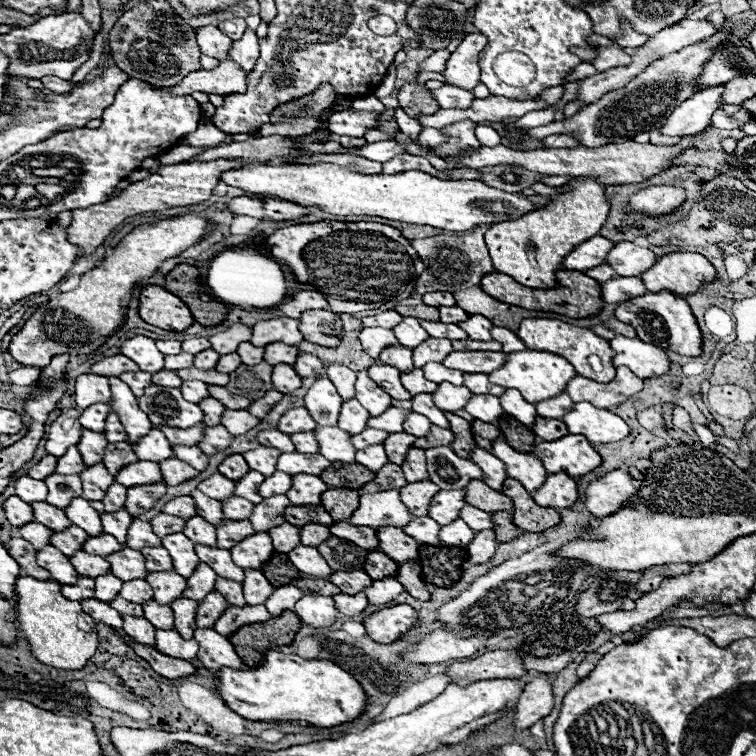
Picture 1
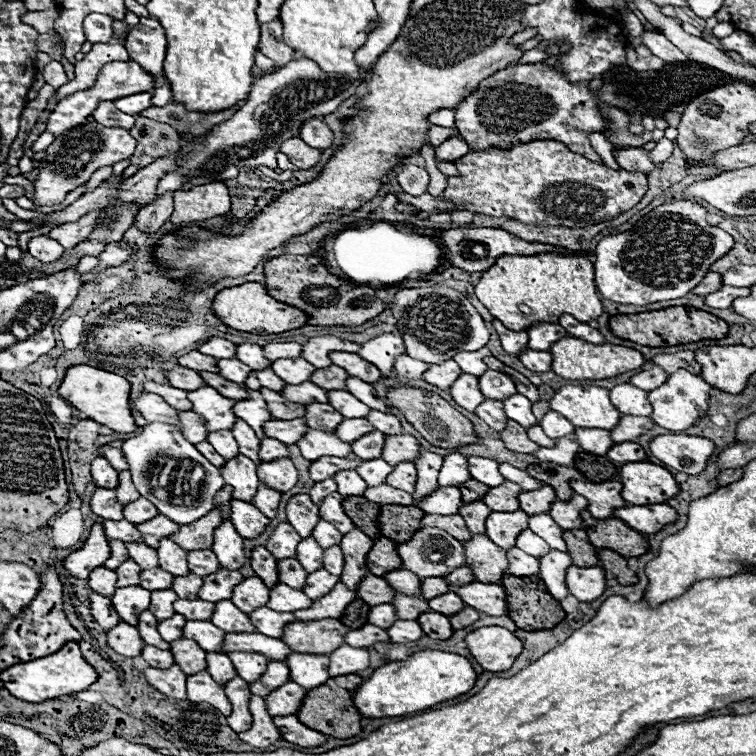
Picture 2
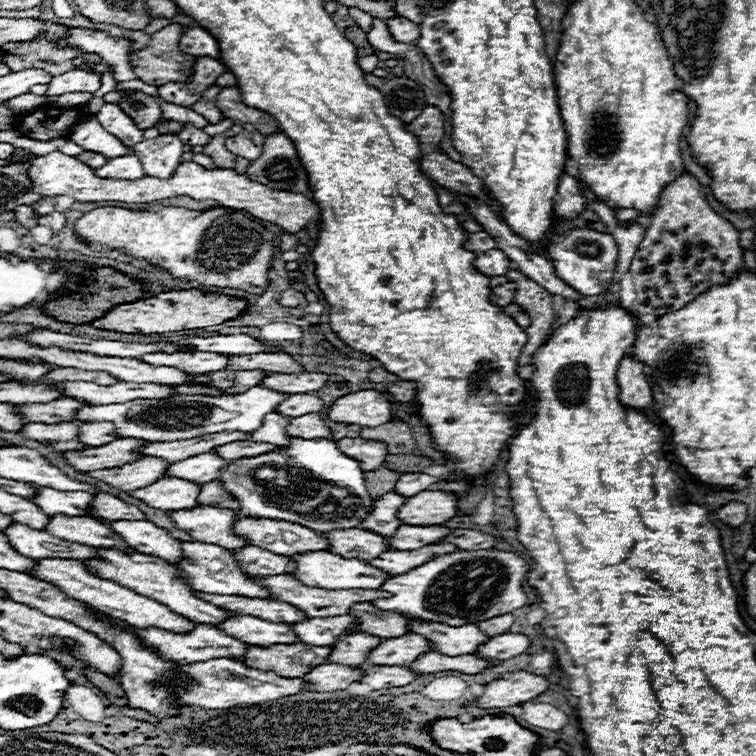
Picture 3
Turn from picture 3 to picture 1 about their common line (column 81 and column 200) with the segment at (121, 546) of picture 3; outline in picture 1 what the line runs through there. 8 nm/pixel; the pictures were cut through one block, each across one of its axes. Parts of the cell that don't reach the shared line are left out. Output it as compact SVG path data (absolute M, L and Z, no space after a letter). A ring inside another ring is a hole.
M192 516L186 520L184 524L184 530L182 530L194 544L200 542L204 546L216 546L216 528L206 522L204 518L200 516Z

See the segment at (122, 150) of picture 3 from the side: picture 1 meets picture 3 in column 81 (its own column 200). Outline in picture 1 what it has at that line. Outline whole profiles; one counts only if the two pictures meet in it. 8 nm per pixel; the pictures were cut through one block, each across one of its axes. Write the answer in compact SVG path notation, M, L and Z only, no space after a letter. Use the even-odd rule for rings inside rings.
M204 118L198 126L196 132L192 134L186 134L184 138L180 138L178 144L190 144L190 146L206 146L206 148L212 148L212 146L218 146L220 142L224 140L224 132L218 130L208 118Z

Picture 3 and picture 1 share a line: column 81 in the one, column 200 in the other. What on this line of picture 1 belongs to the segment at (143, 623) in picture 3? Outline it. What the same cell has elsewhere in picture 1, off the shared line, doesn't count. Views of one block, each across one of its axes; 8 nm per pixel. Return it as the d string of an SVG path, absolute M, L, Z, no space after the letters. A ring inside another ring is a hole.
M200 562L194 574L188 578L188 588L184 590L182 596L200 602L208 592L214 590L214 582L216 582L216 572L210 566L204 566L204 562Z

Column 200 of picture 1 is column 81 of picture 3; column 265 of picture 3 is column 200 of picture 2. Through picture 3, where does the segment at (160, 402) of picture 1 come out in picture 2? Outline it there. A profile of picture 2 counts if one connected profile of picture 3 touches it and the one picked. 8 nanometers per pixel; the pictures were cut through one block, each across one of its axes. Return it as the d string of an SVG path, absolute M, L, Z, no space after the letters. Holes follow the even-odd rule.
M202 386L200 390L188 392L188 400L192 402L192 410L204 418L204 426L208 432L212 430L230 430L236 422L232 412L234 400L224 398L210 386Z

